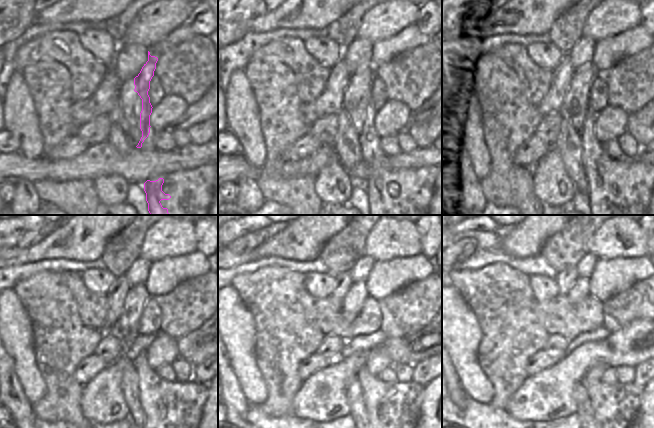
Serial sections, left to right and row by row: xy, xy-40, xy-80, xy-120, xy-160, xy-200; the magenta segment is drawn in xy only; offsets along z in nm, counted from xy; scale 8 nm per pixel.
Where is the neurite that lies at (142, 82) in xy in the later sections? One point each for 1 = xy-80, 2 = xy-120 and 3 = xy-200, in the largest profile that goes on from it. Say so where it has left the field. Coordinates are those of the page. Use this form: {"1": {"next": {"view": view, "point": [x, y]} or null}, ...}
{"1": {"next": {"view": "xy-80", "point": [596, 189]}}, "2": {"next": {"view": "xy-120", "point": [140, 360]}}, "3": {"next": {"view": "xy-200", "point": [589, 386]}}}

